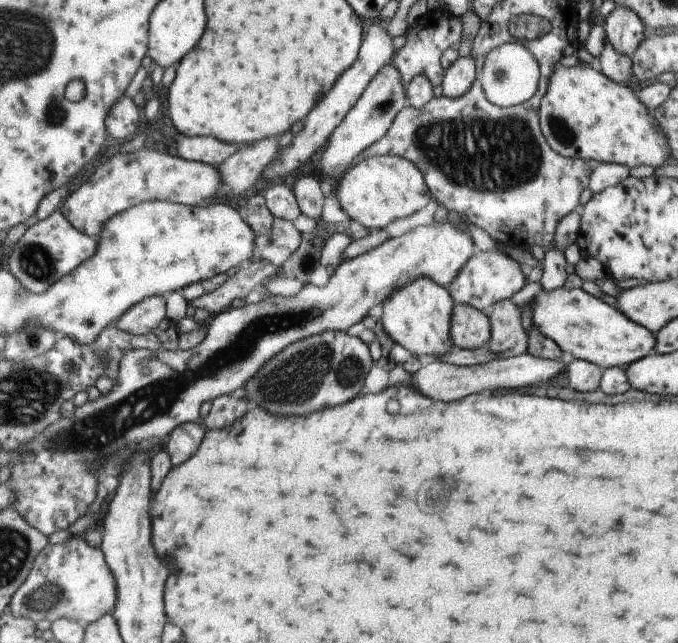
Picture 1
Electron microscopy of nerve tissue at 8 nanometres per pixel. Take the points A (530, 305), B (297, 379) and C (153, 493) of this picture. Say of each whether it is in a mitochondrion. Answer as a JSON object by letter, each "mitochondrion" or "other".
{"A":"other","B":"mitochondrion","C":"other"}

